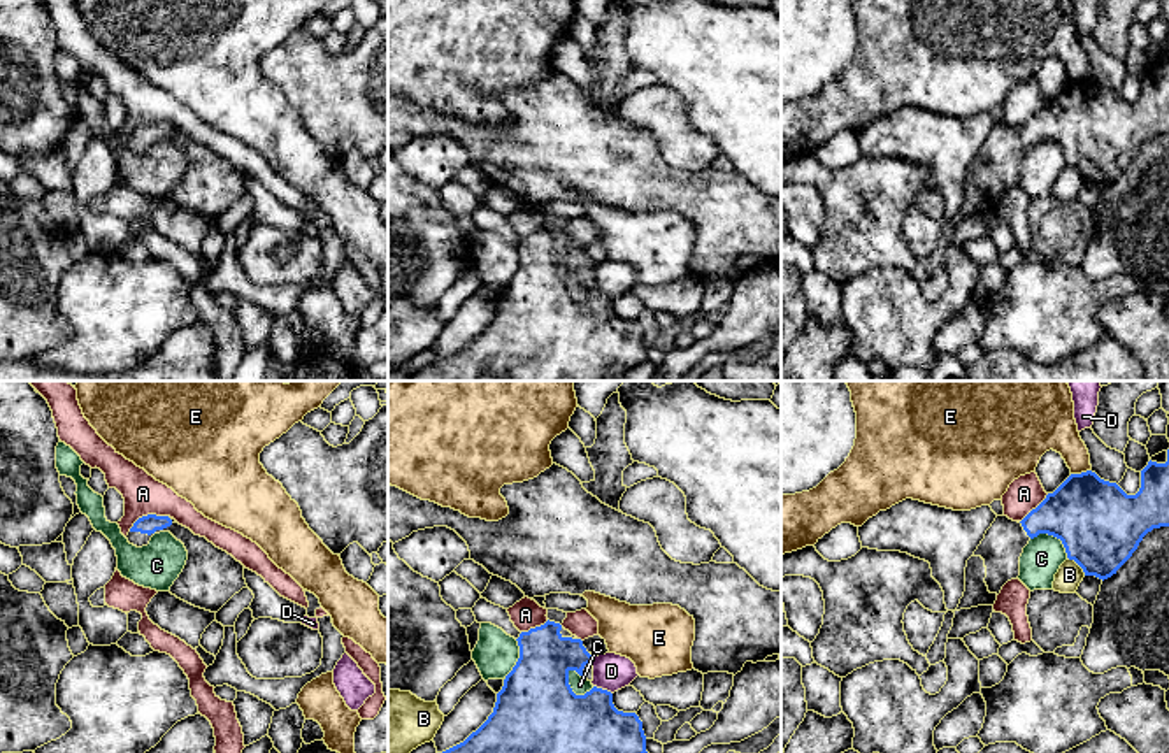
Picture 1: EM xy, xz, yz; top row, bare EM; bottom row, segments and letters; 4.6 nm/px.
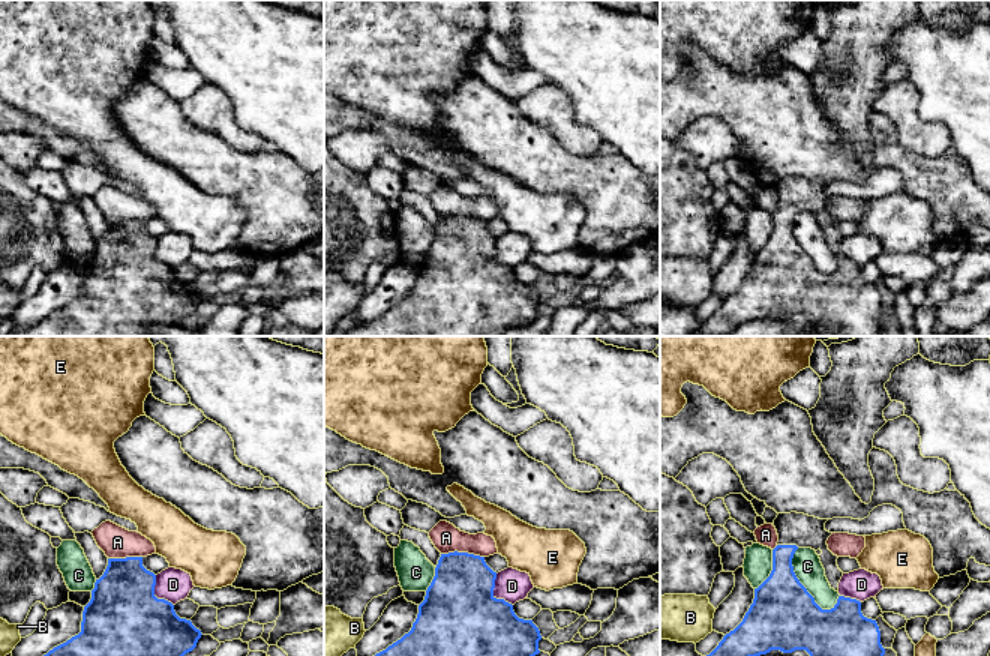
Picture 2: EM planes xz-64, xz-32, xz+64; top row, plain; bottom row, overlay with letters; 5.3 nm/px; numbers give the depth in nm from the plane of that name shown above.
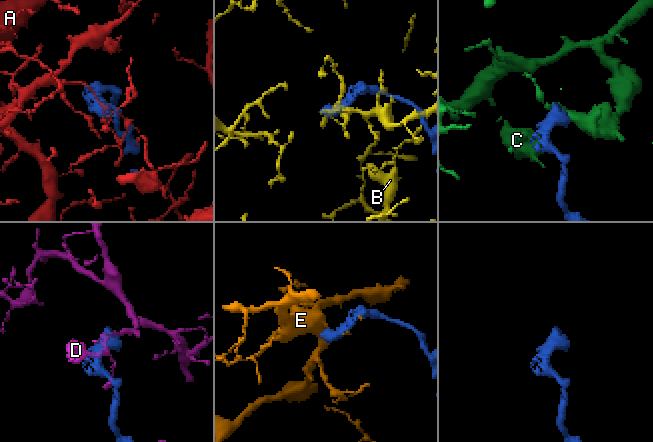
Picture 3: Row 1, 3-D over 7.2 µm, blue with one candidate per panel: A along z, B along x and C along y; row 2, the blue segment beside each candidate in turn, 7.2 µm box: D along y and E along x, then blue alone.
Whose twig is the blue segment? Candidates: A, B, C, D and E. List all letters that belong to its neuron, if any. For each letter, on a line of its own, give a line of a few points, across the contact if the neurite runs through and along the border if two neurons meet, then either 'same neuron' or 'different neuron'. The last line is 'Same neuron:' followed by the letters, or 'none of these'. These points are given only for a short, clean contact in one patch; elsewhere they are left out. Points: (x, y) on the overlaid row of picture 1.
A: line xy (167, 515), (143, 515), (129, 530); different neuron
B: different neuron
C: different neuron
D: different neuron
E: line yz (1089, 469), (1071, 474); different neuron
Same neuron: none of these

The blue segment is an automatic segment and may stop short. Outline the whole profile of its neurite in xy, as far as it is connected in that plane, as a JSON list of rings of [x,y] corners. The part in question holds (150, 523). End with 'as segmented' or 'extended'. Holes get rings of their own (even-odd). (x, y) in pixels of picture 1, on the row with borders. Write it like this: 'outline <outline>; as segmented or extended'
outline [[[147,514],[139,518],[126,539],[130,544],[142,548],[160,532],[170,532],[188,551],[184,569],[169,590],[177,599],[218,613],[235,593],[247,586],[240,562],[205,537],[195,535],[177,521],[174,523],[169,516]]]; extended

